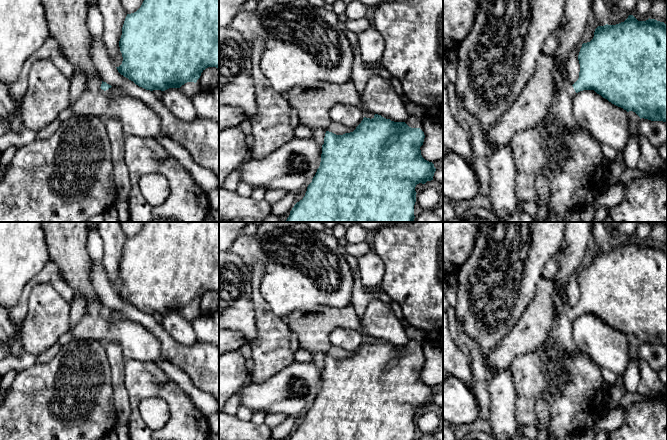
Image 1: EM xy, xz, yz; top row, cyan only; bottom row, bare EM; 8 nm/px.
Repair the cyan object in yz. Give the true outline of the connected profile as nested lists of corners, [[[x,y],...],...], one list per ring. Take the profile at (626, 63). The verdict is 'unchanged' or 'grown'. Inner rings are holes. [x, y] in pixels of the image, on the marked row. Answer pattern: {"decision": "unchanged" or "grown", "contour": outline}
{"decision": "grown", "contour": [[[629,15],[619,24],[598,26],[593,39],[582,44],[578,60],[580,64],[578,80],[573,85],[567,84],[555,102],[558,120],[566,129],[574,131],[579,127],[572,113],[572,99],[583,90],[594,90],[612,104],[627,112],[635,112],[640,119],[667,123],[667,25],[664,22],[650,18],[638,21],[633,15]]]}

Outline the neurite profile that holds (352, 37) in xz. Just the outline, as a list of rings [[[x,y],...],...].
[[[346,31],[346,36],[351,44],[351,47],[353,49],[353,52],[356,52],[356,46],[358,45],[358,36],[357,34],[351,32],[351,31]]]

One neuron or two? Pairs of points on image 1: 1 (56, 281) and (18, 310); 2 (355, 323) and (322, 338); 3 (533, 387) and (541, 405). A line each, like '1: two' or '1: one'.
1: one
2: one
3: two

